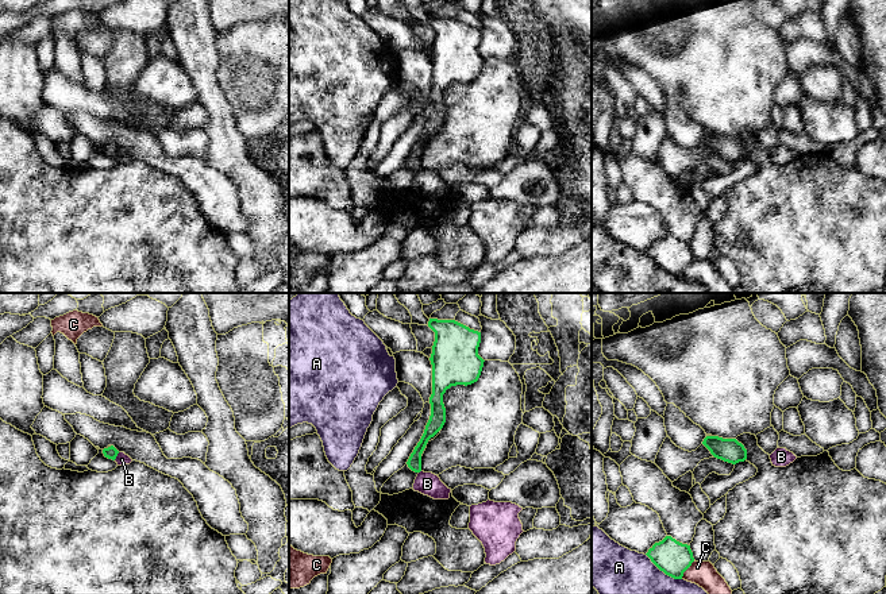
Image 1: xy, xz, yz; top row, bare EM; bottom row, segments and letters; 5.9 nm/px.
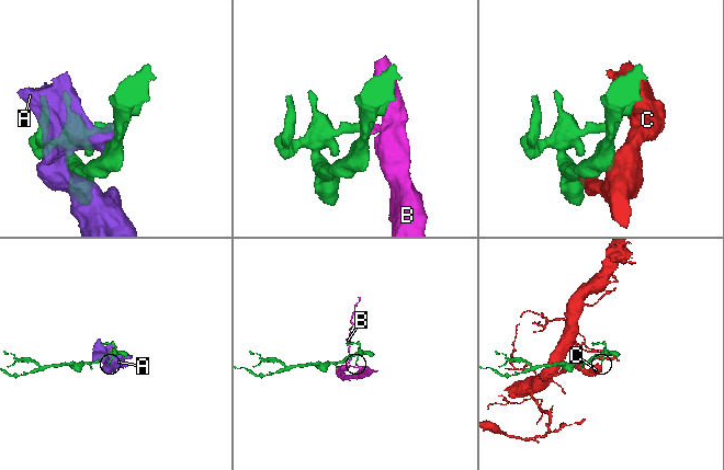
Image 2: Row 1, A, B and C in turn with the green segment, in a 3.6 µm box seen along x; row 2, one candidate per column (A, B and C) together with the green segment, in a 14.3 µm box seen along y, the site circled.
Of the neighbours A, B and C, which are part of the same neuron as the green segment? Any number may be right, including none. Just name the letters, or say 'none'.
none

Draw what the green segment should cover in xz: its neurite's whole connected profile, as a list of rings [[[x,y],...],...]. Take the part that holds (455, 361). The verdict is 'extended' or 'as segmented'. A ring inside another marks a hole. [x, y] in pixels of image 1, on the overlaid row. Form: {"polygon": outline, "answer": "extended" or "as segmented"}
{"polygon": [[[429,319],[428,327],[435,332],[429,358],[432,364],[431,416],[420,441],[407,462],[408,467],[415,472],[421,471],[421,454],[428,440],[446,423],[443,394],[451,386],[467,386],[477,382],[485,362],[478,355],[481,332],[470,329],[455,320]]], "answer": "as segmented"}

